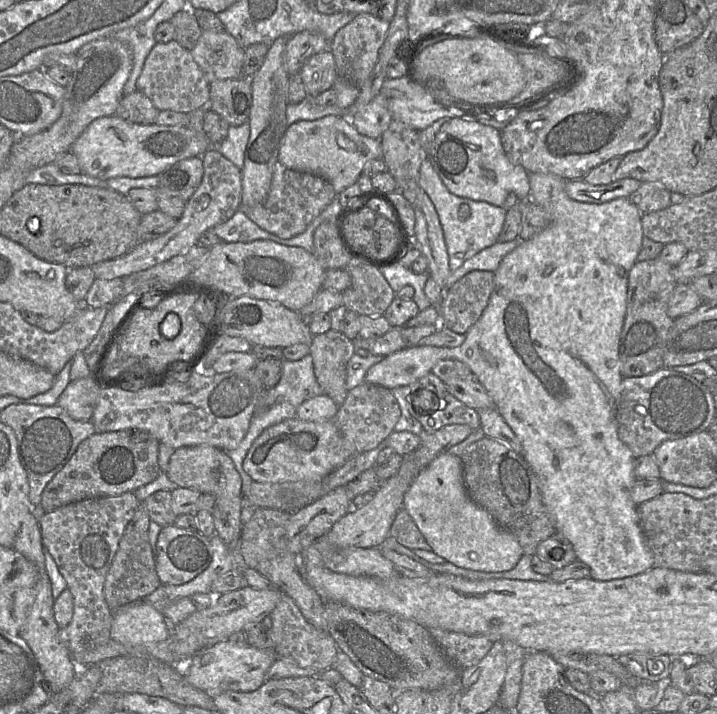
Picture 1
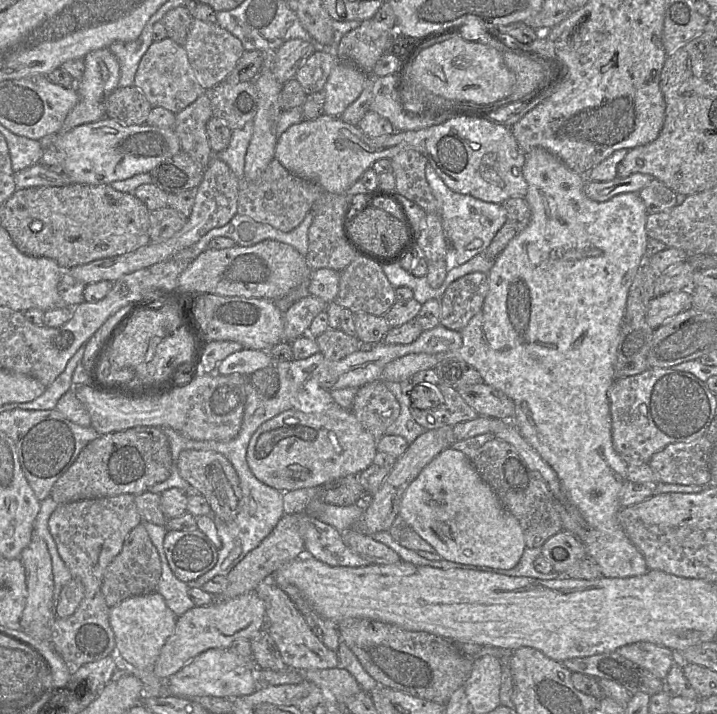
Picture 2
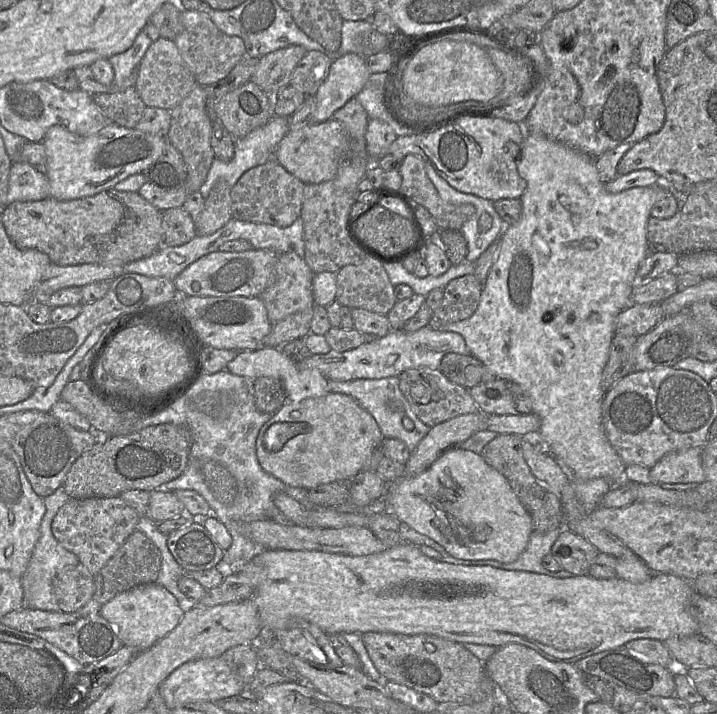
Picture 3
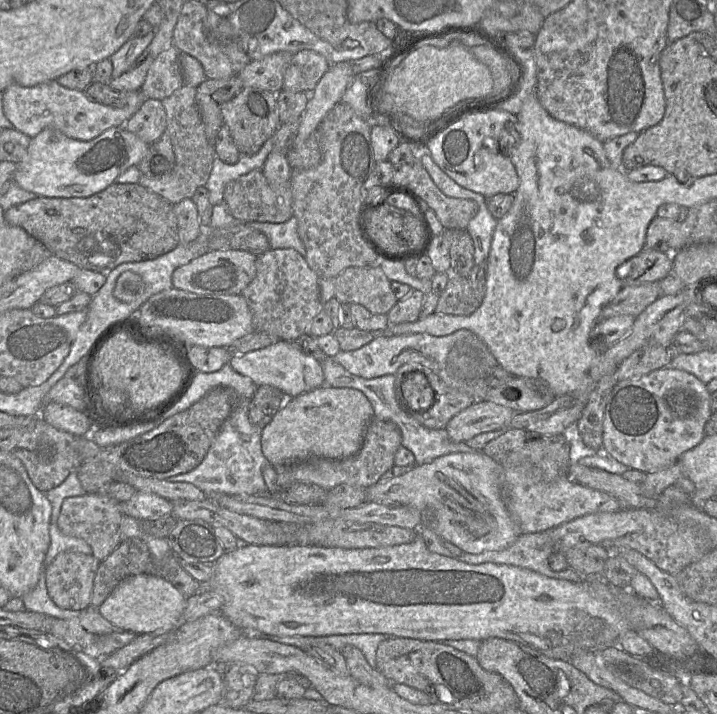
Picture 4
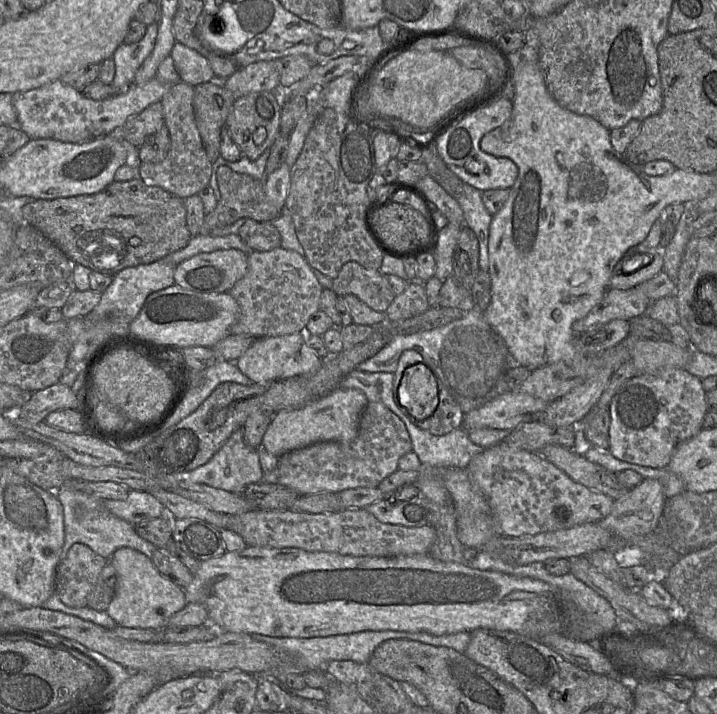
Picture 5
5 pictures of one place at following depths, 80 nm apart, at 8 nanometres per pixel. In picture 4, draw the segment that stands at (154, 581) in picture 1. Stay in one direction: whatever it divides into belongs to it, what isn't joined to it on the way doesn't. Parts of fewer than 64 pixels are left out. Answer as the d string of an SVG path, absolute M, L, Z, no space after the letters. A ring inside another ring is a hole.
M125 539L100 562L94 579L91 605L100 607L123 579L138 574L156 574L154 560L141 539Z

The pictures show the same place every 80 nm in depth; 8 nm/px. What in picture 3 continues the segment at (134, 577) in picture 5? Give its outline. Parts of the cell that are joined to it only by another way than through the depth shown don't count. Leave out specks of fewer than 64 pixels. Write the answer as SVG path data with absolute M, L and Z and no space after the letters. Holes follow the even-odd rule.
M154 582L119 593L101 605L100 614L110 623L113 632L124 646L133 647L142 652L177 627L185 611L186 607L182 607L172 593Z

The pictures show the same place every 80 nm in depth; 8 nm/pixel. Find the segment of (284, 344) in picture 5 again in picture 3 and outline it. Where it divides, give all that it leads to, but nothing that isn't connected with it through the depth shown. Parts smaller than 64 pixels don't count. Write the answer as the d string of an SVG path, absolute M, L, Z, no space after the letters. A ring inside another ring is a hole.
M275 347L237 352L234 359L227 363L226 370L248 380L259 377L272 377L278 379L283 384L287 400L290 402L299 402L306 398L322 397L329 392L328 379L326 379L318 370L300 370L296 361L288 358Z

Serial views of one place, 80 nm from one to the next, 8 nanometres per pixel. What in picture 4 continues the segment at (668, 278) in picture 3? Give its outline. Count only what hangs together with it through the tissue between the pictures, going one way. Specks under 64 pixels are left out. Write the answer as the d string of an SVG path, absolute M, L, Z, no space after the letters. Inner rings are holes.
M659 282L623 287L615 298L604 306L599 319L608 319L619 315L637 317L661 296Z

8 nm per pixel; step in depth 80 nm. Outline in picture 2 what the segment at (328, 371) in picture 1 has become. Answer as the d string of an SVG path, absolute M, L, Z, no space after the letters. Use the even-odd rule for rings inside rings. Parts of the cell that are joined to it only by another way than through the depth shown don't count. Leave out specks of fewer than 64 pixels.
M328 329L315 340L319 353L332 361L338 361L360 350L363 344L356 336L345 334L340 329Z

